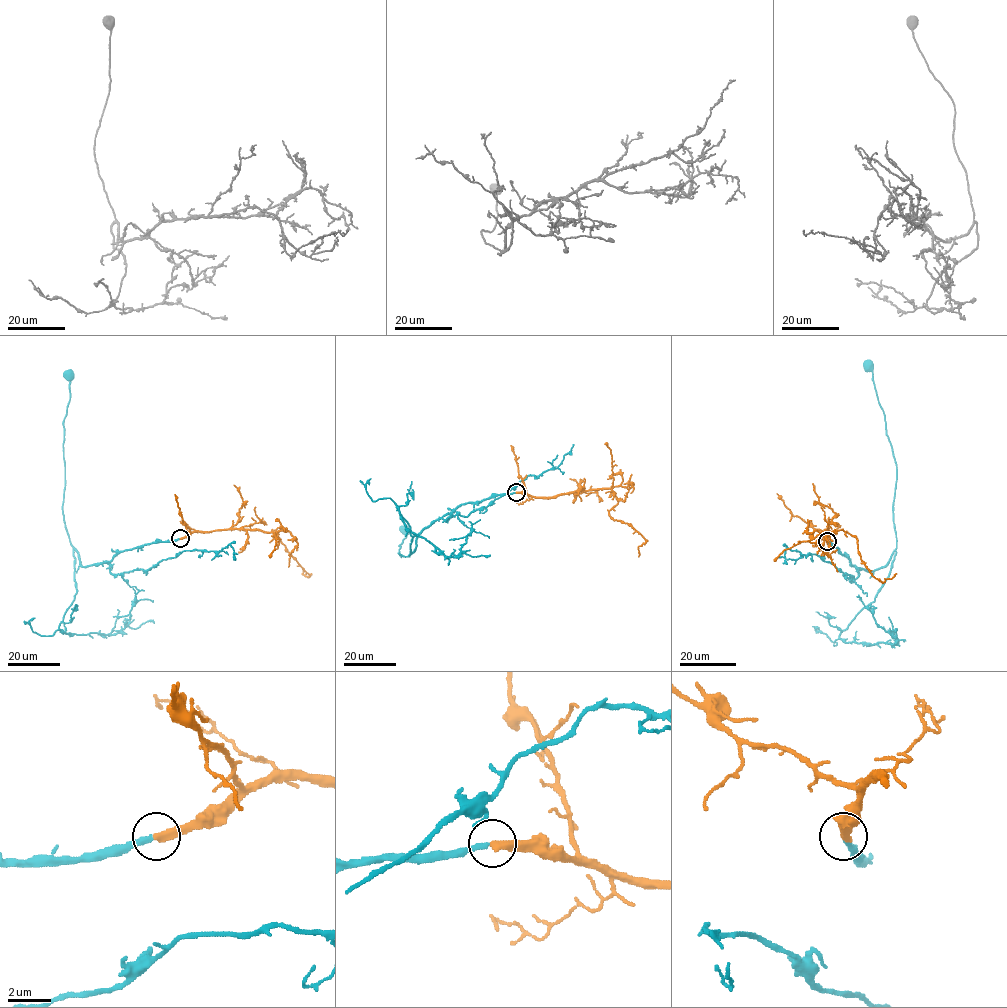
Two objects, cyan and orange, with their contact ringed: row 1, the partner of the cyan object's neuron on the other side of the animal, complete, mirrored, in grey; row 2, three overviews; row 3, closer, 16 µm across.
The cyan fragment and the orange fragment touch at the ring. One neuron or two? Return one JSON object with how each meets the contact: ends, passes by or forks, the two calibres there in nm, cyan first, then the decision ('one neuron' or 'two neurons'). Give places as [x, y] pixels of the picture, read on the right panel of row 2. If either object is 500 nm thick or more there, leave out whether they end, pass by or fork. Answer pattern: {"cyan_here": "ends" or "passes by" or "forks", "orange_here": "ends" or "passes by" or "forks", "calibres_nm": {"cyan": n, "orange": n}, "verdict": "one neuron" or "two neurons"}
{"cyan_here": "ends", "orange_here": "ends", "calibres_nm": {"cyan": 240, "orange": 400}, "verdict": "one neuron"}

